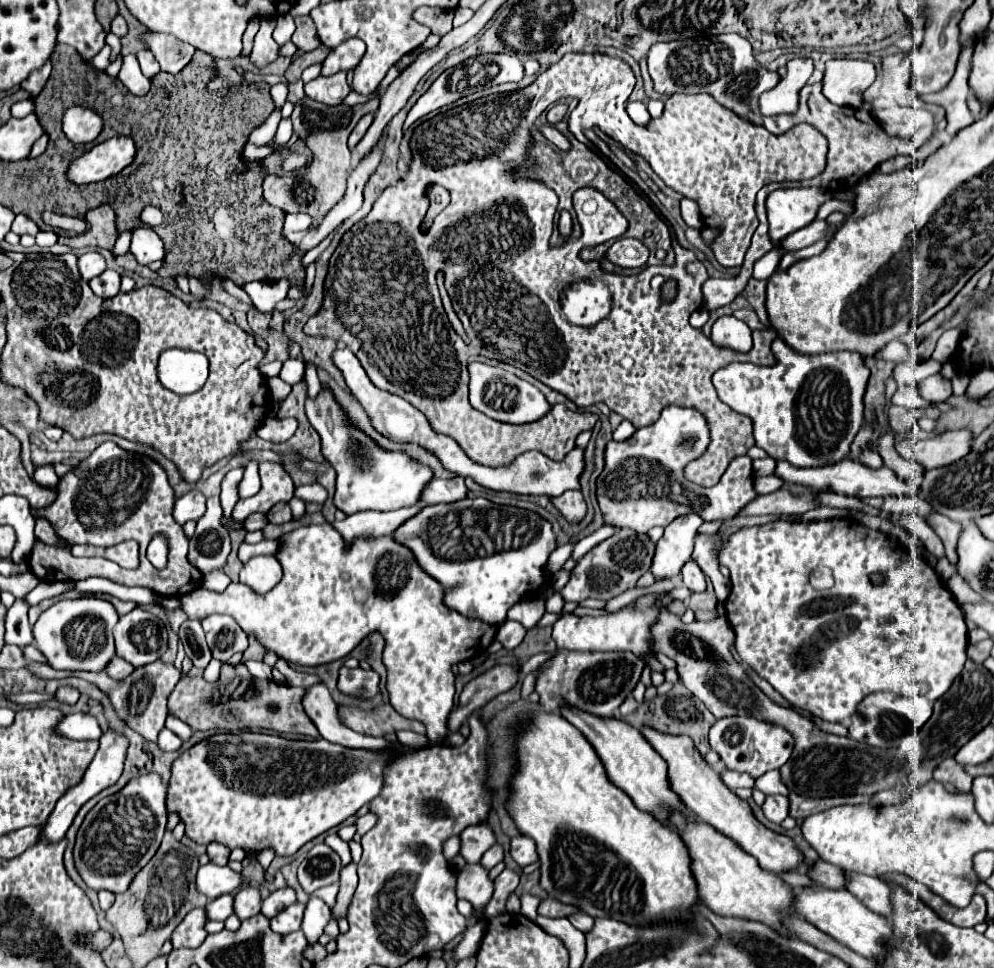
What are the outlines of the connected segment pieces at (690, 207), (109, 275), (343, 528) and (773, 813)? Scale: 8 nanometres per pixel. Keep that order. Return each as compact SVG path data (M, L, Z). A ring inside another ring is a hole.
M681 199L681 215L683 215L683 221L685 221L689 227L703 229L703 219L701 219L701 213L699 213L699 207L697 207L695 201L691 201L691 199Z
M107 269L99 277L95 277L89 285L91 285L95 295L109 299L109 297L115 297L119 293L119 283L121 283L121 275L117 271Z
M413 505L409 509L397 509L389 513L379 513L379 511L365 511L365 513L353 513L343 521L333 521L331 525L341 533L345 539L345 545L353 543L353 539L363 537L363 539L373 539L379 535L389 535L395 531L405 519L413 517L421 505Z
M767 795L763 803L763 813L773 823L781 823L787 817L787 809L789 809L789 799L785 795Z

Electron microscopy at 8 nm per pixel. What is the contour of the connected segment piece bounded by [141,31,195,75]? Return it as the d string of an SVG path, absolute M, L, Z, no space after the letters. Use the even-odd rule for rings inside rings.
M143 31L141 41L155 55L155 59L161 65L161 71L167 71L171 75L181 71L195 53L193 45L181 43L179 39L173 39L173 35L165 35L157 31Z

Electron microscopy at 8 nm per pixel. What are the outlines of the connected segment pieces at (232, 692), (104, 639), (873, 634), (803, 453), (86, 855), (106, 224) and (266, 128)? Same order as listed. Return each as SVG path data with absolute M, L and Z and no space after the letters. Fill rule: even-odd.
M223 663L221 675L215 683L205 681L203 677L181 675L169 697L169 713L179 717L191 729L225 729L225 731L259 731L271 729L279 735L309 735L313 739L319 737L317 727L305 715L301 707L301 687L279 685L275 681L263 681L253 677L245 663L229 665Z
M99 597L65 599L41 613L33 625L33 639L37 649L45 655L49 667L69 671L103 671L115 657L113 627L119 615L115 607Z
M837 517L827 521L811 521L811 523L799 523L799 521L773 521L767 525L755 525L755 527L741 527L721 547L719 563L725 565L731 571L731 593L725 601L727 619L735 631L735 649L743 663L753 669L759 677L769 681L775 691L779 691L787 701L795 703L801 709L811 711L813 715L825 719L843 723L847 721L857 705L867 697L869 693L877 691L891 691L901 695L923 695L929 701L937 701L953 683L953 679L961 673L965 661L967 661L967 625L961 607L953 599L953 595L947 591L945 583L937 575L933 567L929 567L927 561L915 559L909 555L909 551L889 539L885 533L877 529L869 529L861 523L857 523L851 517ZM871 575L883 575L883 583L875 585L871 581Z
M781 337L773 341L771 349L777 357L777 365L773 367L731 363L719 369L713 375L719 399L753 421L755 445L765 449L773 459L785 459L795 467L825 467L843 461L849 455L849 445L863 423L863 395L869 379L869 369L863 365L863 357L853 351L805 355L791 349Z
M141 775L141 777L133 777L129 779L129 783L109 795L103 797L83 819L77 837L75 837L75 847L73 847L73 859L75 859L75 867L81 875L81 879L85 881L87 887L101 891L107 889L111 893L125 893L131 885L131 881L135 879L135 875L149 863L149 859L155 855L155 851L159 849L159 843L163 839L165 833L165 823L167 823L167 811L165 811L165 785L161 783L161 779L157 775Z
M103 203L95 209L91 209L85 215L87 223L91 225L89 231L81 233L81 235L73 235L73 237L59 237L59 243L69 245L69 247L105 247L105 249L113 249L113 243L117 239L117 229L115 229L115 213L113 209Z
M275 111L275 115L269 115L269 121L265 121L263 125L259 125L259 127L251 133L249 141L251 141L251 143L267 143L267 141L275 135L275 129L277 129L279 119L281 119L279 111Z

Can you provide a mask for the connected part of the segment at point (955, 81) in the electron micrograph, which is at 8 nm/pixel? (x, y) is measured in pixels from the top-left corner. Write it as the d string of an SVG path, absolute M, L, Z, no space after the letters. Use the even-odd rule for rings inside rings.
M965 49L961 53L959 63L957 63L957 71L943 91L923 97L923 101L927 101L927 103L937 103L937 105L945 107L945 111L947 111L947 133L951 137L959 129L963 129L965 125L971 125L975 121L975 115L967 107L967 93L969 93L967 77L969 77L969 71L971 71L971 55L973 55L973 49Z

